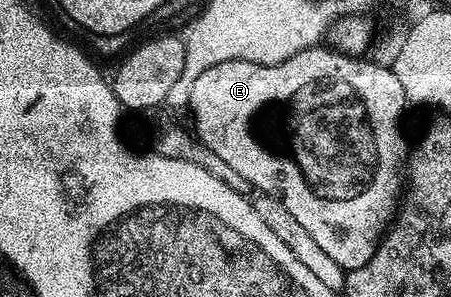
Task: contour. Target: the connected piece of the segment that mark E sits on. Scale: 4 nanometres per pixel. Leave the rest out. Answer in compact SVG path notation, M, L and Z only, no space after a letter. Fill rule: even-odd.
M318 44L310 50L299 52L279 64L255 64L247 60L227 60L223 64L211 64L203 72L199 72L195 84L191 84L191 96L188 109L193 110L193 118L197 121L196 137L201 139L203 145L211 148L223 164L235 168L238 179L242 183L250 182L254 191L262 194L270 194L279 200L283 200L283 208L299 220L299 225L335 260L335 264L342 266L345 271L363 268L367 260L377 250L377 246L385 237L395 215L399 209L399 199L403 194L403 175L407 170L407 163L411 153L411 142L405 139L405 130L401 127L401 113L407 107L407 99L399 79L388 65L380 66L377 62L364 62L361 56L348 56Z

